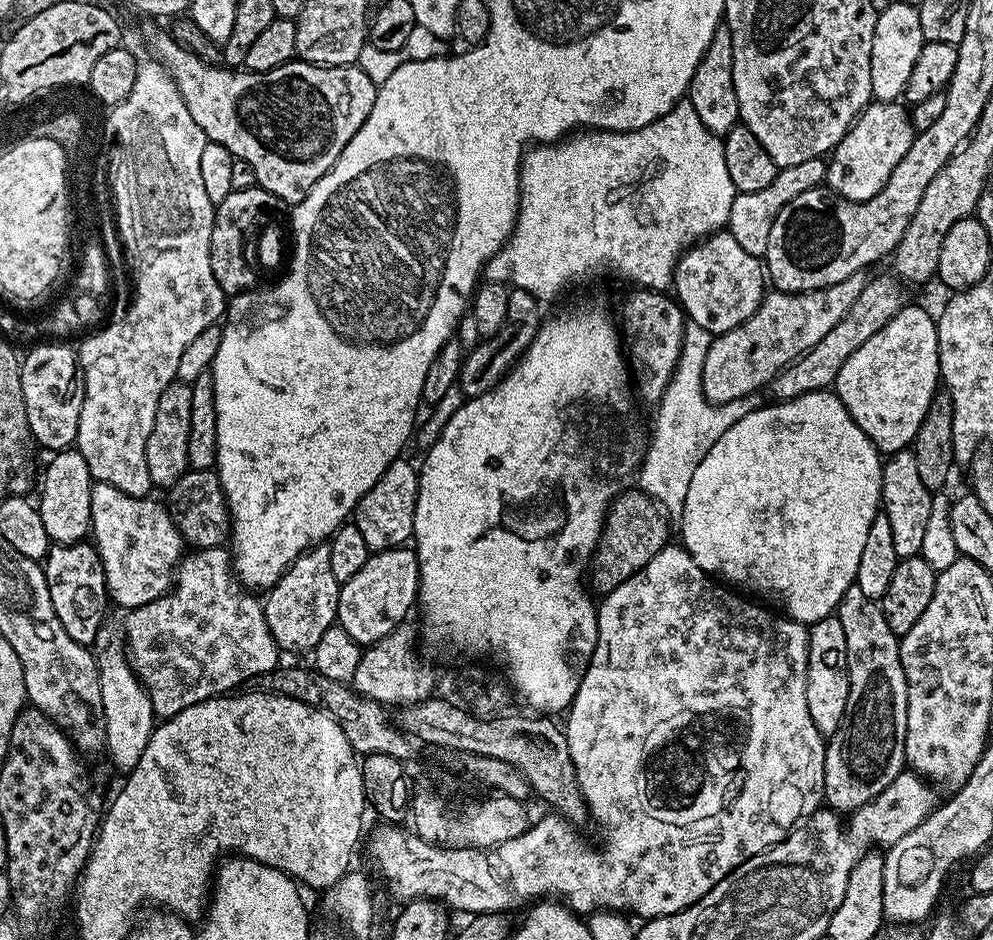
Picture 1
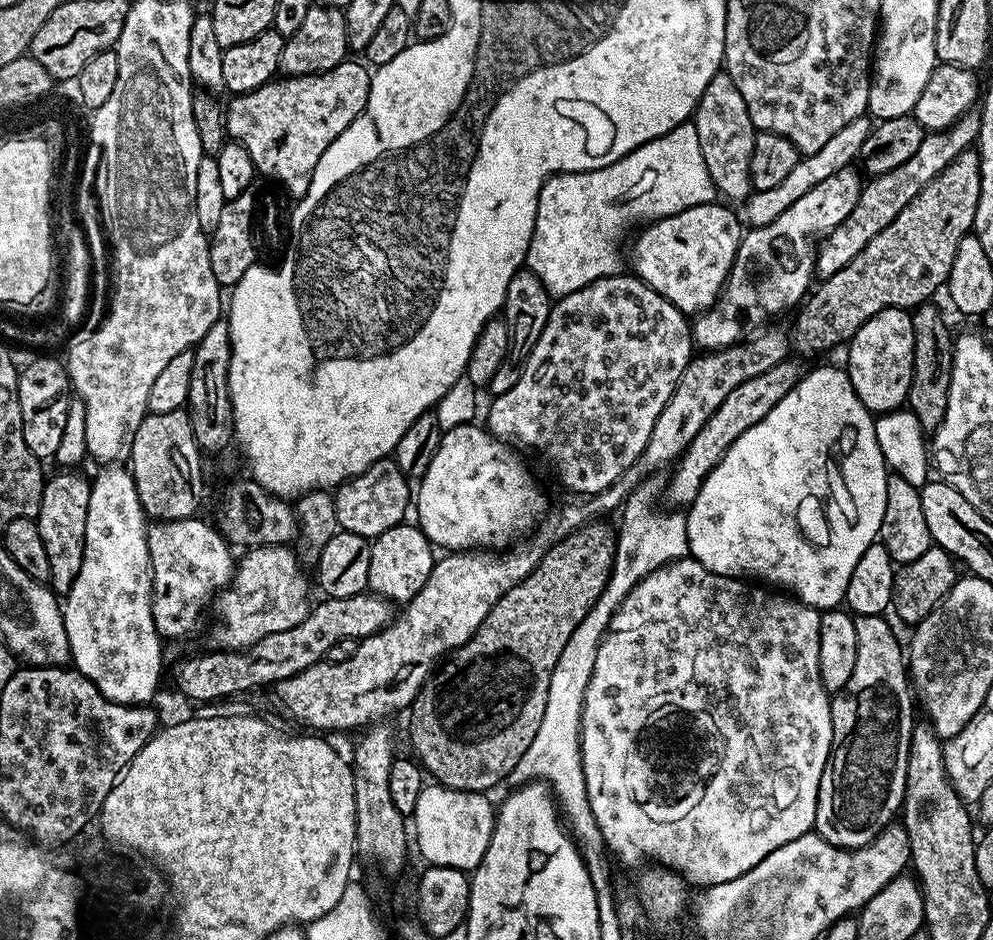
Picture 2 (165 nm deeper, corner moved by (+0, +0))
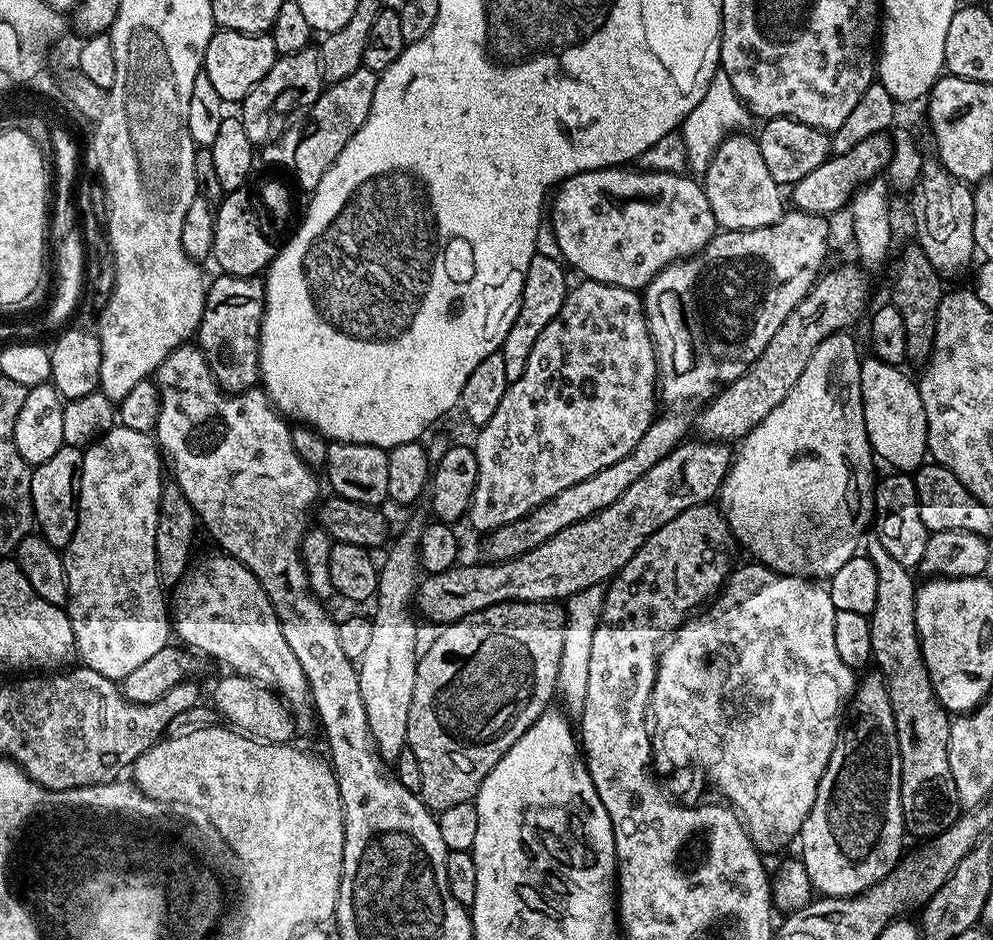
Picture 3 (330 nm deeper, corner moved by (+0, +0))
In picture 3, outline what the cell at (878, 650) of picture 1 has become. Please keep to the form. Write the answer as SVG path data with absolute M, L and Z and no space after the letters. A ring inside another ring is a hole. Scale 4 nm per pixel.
M872 670L864 675L859 677L854 689L856 701L852 704L852 724L845 723L840 735L836 737L836 745L822 774L814 806L798 833L799 859L813 889L821 897L862 894L870 886L889 876L900 863L905 851L906 829L900 801L900 751L894 710L890 706L890 694L879 671Z

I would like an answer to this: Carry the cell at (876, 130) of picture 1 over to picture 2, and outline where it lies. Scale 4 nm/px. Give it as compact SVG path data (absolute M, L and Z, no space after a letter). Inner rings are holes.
M849 166L838 170L838 174L826 178L826 182L818 182L818 186L814 186L814 190L806 190L806 194L802 194L802 198L798 198L798 202L794 202L794 206L790 206L790 210L778 214L778 218L774 218L774 222L757 228L749 227L741 235L734 266L730 270L728 281L724 283L724 289L720 291L716 304L699 313L692 324L692 339L699 347L701 344L701 349L728 348L731 344L763 329L769 322L775 321L772 319L782 315L787 308L795 309L809 295L816 276L816 248L814 240L812 244L812 240L808 236L816 236L815 238L827 236L852 213L854 206L858 206L862 179L860 180L861 173L859 171L856 173L854 169L855 167Z

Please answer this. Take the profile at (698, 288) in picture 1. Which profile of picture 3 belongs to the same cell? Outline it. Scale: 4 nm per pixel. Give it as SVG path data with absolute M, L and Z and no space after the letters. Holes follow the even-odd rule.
M617 166L569 176L562 186L555 189L551 197L550 227L563 261L570 266L573 264L581 272L581 277L623 288L643 290L667 264L674 264L701 252L712 237L717 235L718 225L714 210L710 210L703 183L699 179L678 172L631 172L630 169L628 166Z

